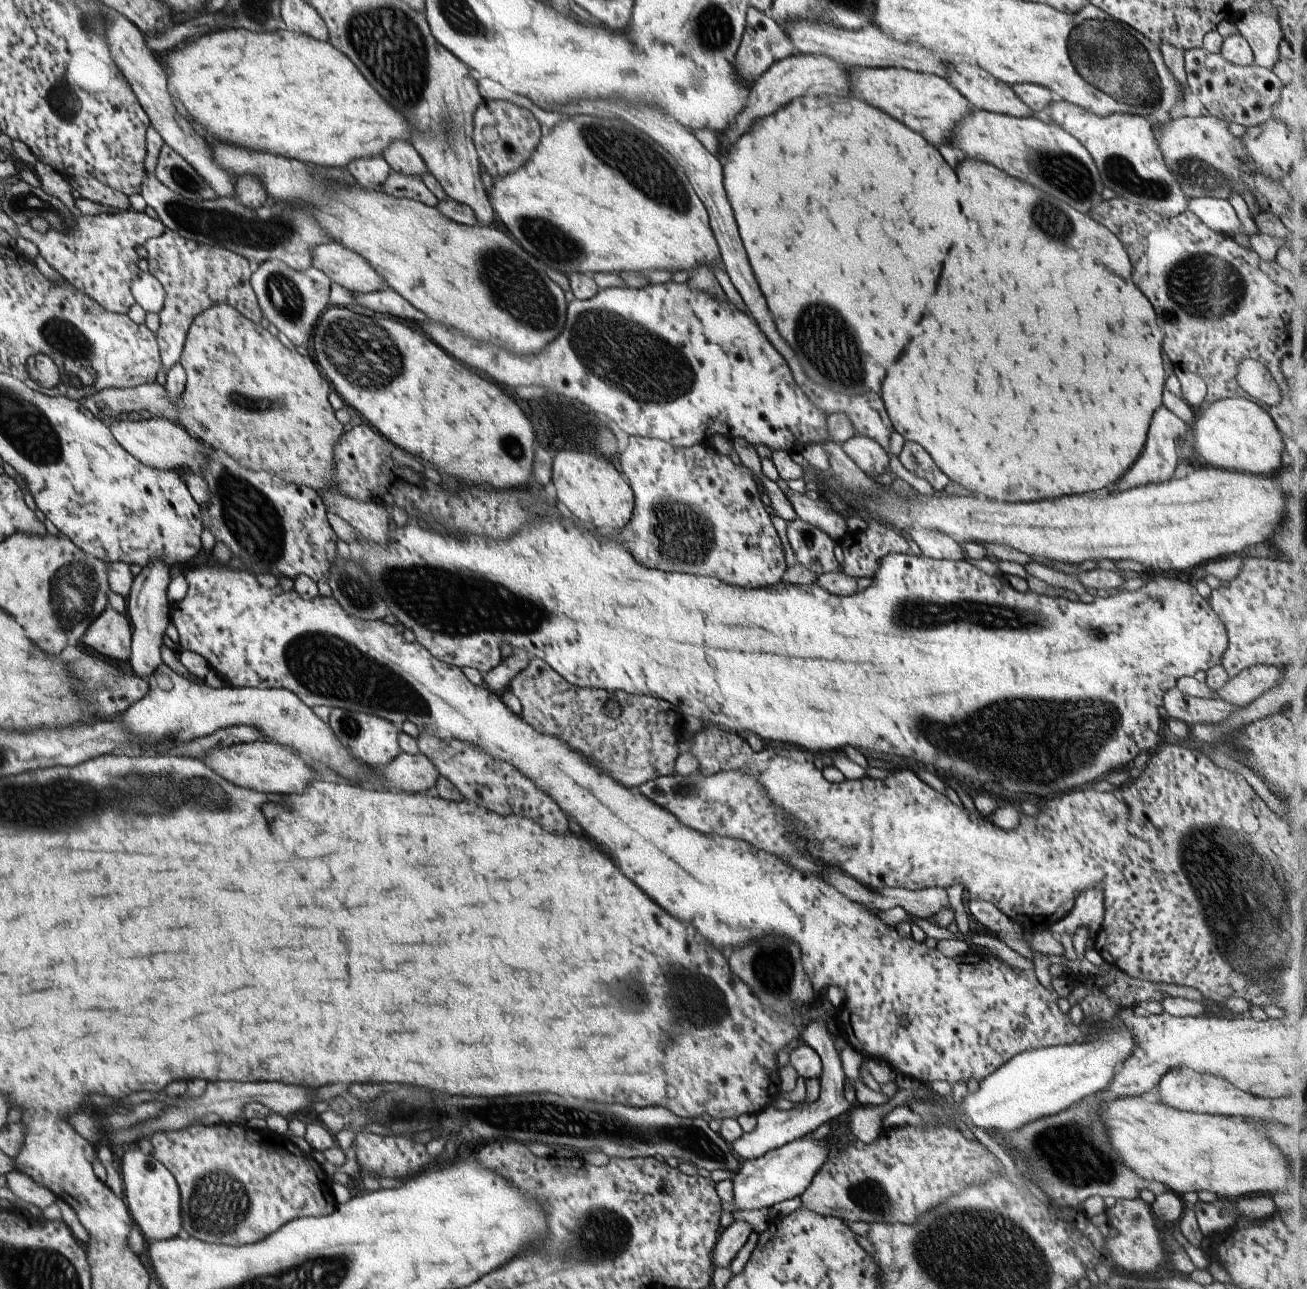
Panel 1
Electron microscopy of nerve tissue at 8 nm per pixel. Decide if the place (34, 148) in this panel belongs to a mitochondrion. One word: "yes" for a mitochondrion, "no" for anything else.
no

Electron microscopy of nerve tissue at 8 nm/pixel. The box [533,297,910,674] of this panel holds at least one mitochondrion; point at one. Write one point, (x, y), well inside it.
(618, 353)

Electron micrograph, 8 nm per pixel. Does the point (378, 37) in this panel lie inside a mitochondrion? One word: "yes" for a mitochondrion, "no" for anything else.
yes

